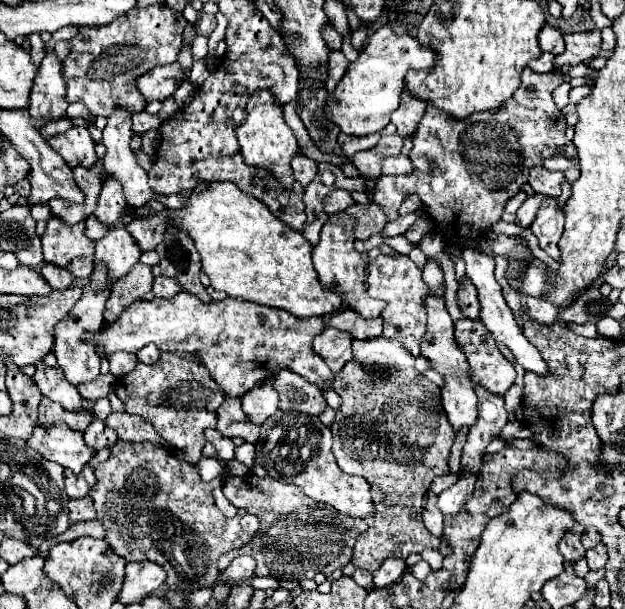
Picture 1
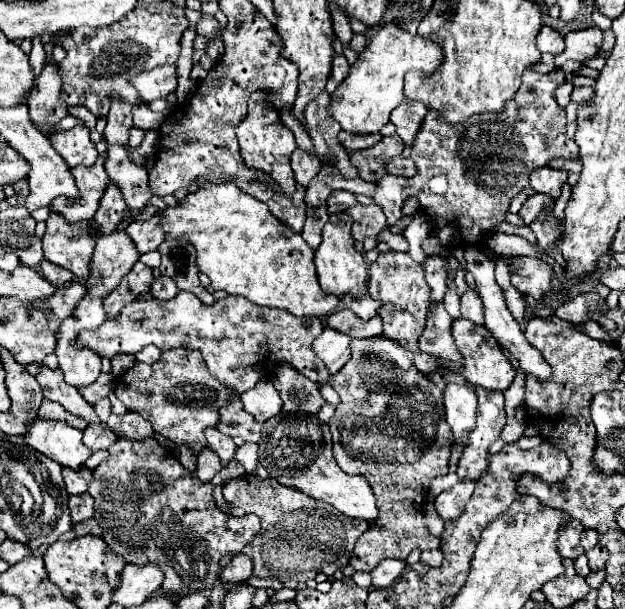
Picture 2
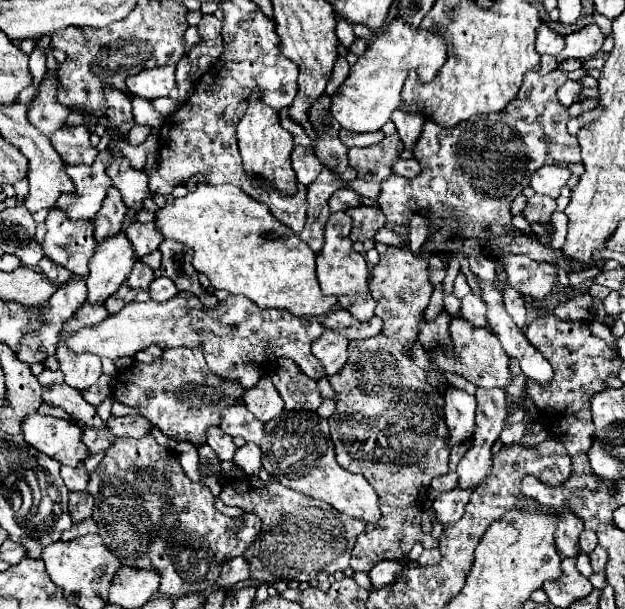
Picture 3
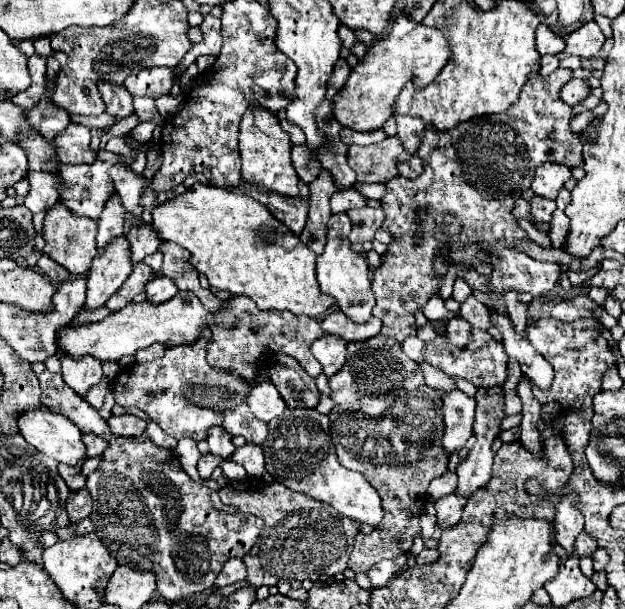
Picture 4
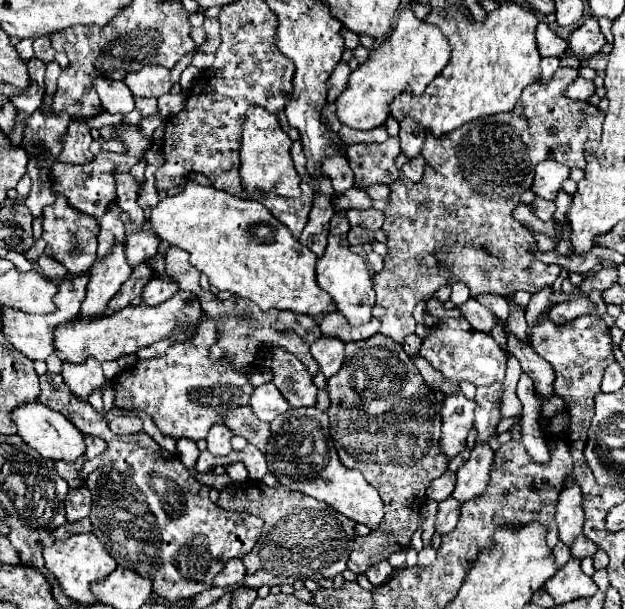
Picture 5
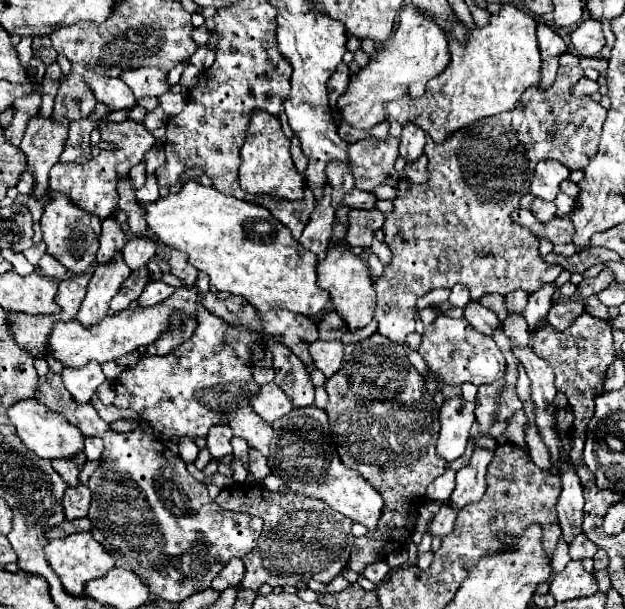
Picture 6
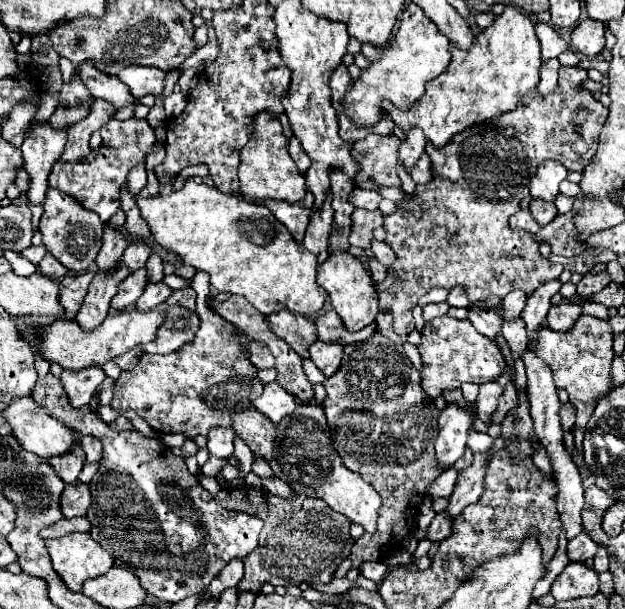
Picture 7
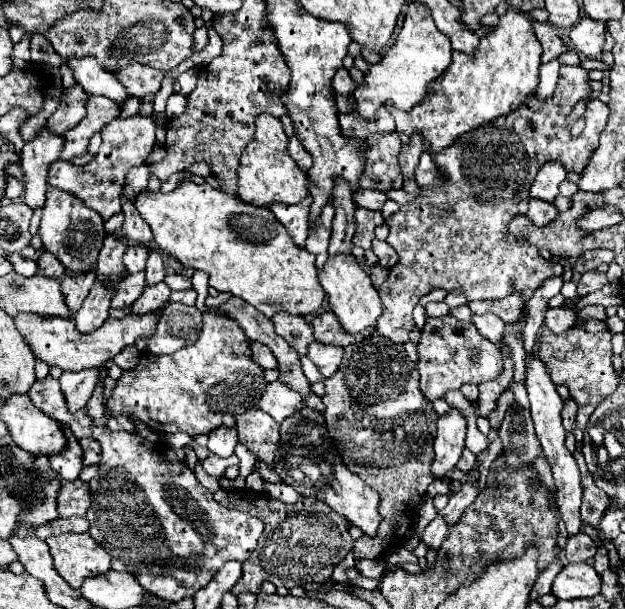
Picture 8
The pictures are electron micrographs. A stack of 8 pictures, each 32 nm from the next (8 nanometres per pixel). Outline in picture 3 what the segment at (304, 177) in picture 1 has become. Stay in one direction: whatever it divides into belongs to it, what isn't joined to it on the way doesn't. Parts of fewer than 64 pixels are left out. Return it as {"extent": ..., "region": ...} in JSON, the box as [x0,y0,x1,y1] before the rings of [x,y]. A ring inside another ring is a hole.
{"extent":[292,146,322,186],"region":[[[296,146],[292,150],[292,168],[296,172],[296,178],[300,184],[308,186],[310,182],[316,180],[316,176],[320,174],[322,170],[322,164],[320,160],[314,156],[314,150],[312,148],[306,148],[306,146]]]}

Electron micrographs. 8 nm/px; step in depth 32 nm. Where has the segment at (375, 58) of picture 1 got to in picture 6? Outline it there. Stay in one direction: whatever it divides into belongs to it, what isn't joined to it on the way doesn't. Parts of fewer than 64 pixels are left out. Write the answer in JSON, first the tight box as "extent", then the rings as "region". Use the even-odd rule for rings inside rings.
{"extent":[338,4,450,128],"region":[[[406,4],[400,12],[400,26],[388,40],[382,50],[378,50],[376,58],[370,60],[366,68],[362,68],[356,76],[350,78],[350,86],[344,96],[338,100],[340,114],[354,126],[354,128],[372,128],[384,120],[384,102],[398,100],[408,96],[410,100],[420,98],[426,92],[426,82],[444,72],[450,62],[448,38],[438,28],[438,24],[422,14],[422,10],[414,4]]]}

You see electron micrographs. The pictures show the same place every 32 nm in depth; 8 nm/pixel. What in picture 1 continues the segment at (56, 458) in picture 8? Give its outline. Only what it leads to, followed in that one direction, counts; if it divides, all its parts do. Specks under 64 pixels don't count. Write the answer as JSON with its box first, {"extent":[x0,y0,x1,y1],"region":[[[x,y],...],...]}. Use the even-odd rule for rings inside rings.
{"extent":[64,468,96,498],"region":[[[84,468],[80,474],[74,472],[64,472],[64,482],[66,482],[66,492],[70,498],[82,498],[88,494],[90,486],[96,482],[92,468]]]}

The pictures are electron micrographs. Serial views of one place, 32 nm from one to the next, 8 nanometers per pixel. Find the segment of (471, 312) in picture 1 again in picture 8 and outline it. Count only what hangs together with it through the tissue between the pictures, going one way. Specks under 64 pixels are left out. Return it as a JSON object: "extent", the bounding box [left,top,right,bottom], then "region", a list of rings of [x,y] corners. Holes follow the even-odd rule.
{"extent":[472,314,504,346],"region":[[[474,314],[472,316],[472,322],[476,324],[476,328],[478,328],[478,332],[484,336],[484,338],[488,338],[492,344],[496,344],[496,346],[502,346],[502,340],[504,340],[504,322],[498,318],[498,316],[494,316],[494,314],[482,314],[482,316],[478,316],[478,314]]]}

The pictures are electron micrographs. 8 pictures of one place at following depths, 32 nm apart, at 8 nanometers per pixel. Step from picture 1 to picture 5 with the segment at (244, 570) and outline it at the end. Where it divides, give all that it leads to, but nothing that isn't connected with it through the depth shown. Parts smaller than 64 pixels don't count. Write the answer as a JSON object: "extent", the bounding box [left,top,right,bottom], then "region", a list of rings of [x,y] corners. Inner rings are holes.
{"extent":[214,558,244,588],"region":[[[232,558],[228,560],[228,564],[224,566],[224,570],[214,578],[214,586],[218,588],[228,588],[228,586],[236,586],[244,580],[244,564],[240,558]]]}

